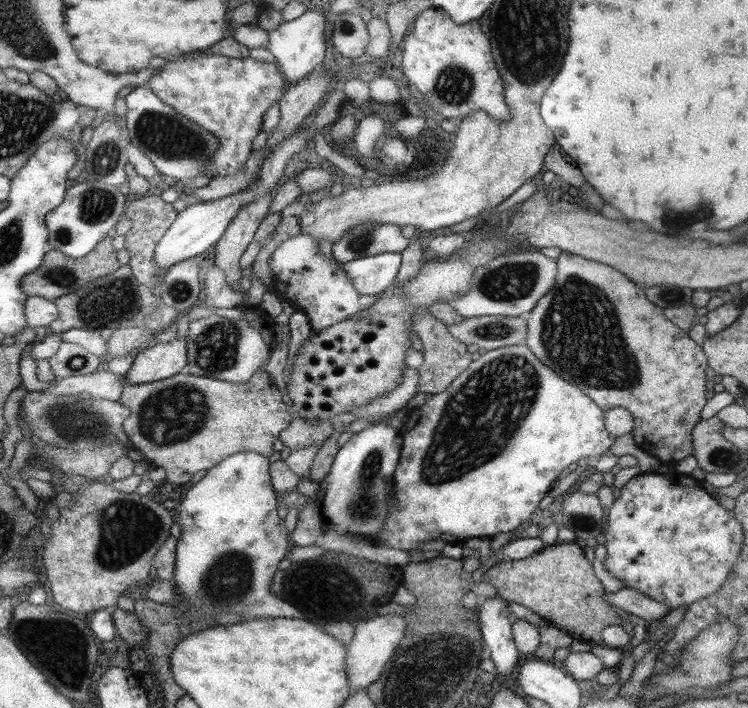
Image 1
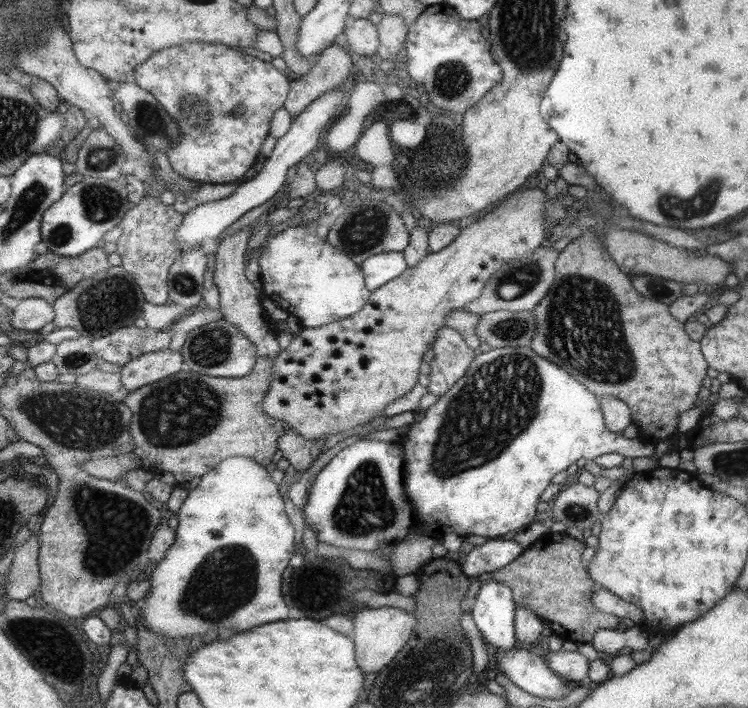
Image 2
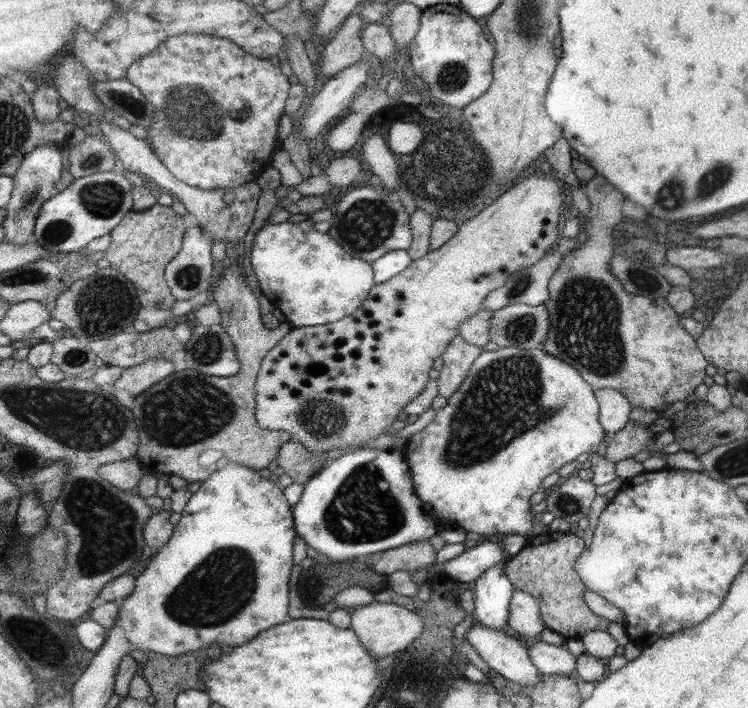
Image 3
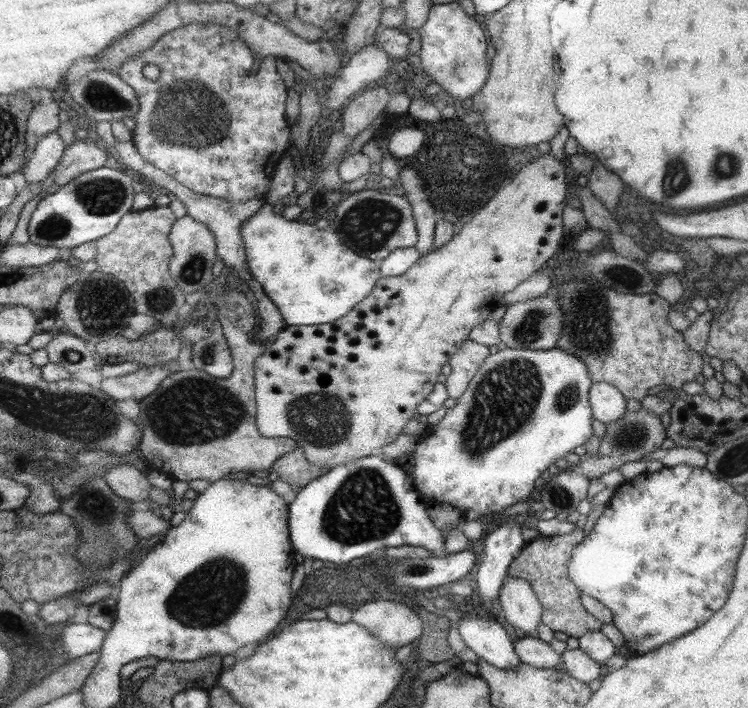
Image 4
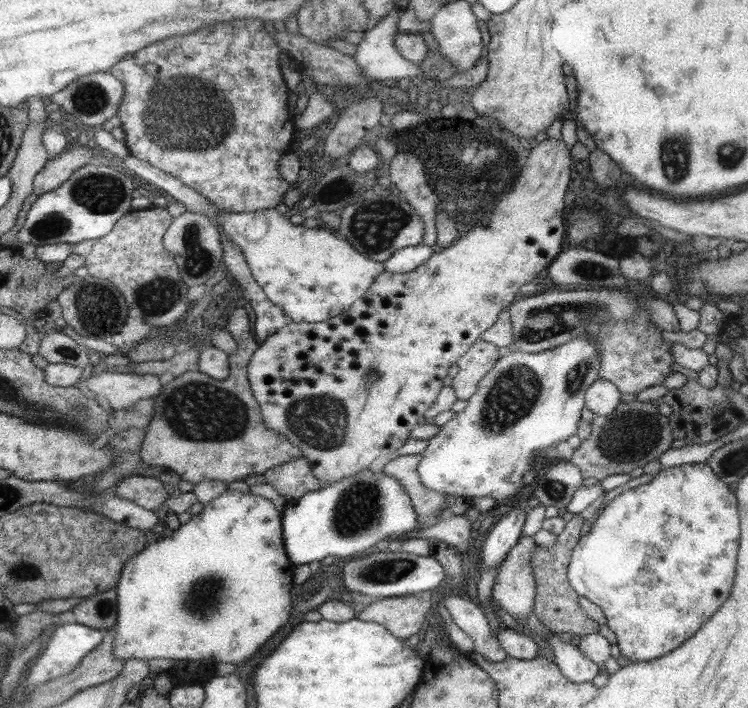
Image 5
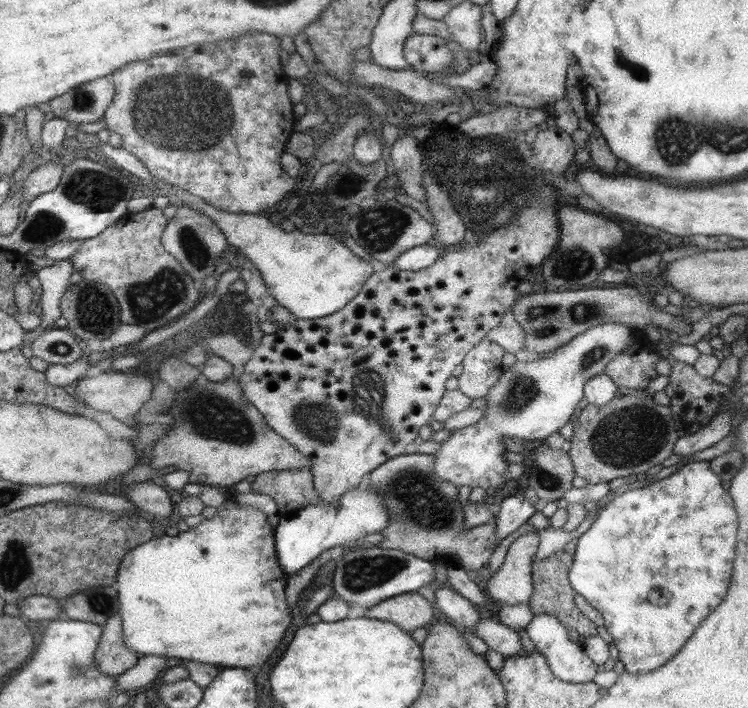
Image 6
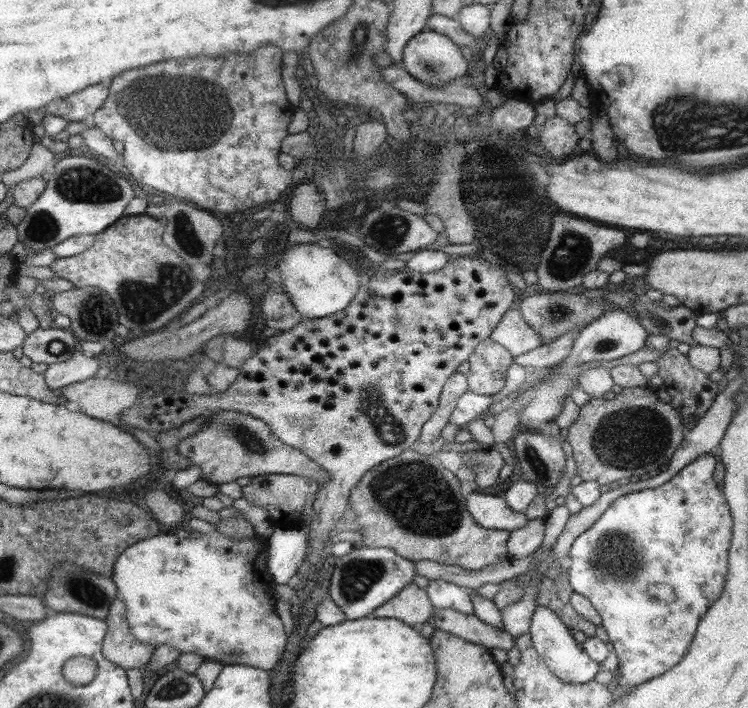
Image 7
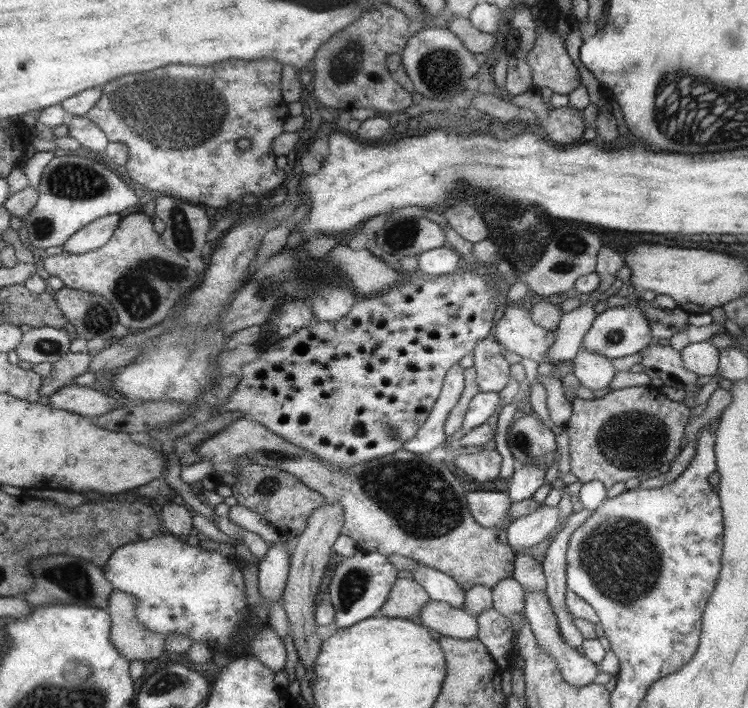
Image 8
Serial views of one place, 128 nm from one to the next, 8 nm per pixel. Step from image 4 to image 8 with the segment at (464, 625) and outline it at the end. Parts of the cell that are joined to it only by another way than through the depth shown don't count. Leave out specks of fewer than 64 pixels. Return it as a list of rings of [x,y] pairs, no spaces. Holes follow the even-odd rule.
[[[421,564],[411,570],[411,574],[415,583],[425,589],[431,601],[447,603],[453,608],[461,609],[464,590],[450,576]]]

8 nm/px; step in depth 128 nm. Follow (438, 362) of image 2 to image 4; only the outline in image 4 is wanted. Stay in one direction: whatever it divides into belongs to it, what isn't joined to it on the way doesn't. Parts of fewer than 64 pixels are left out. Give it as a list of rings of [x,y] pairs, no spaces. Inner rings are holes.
[[[470,339],[463,343],[460,350],[455,351],[454,358],[451,358],[449,366],[451,373],[446,376],[445,387],[451,399],[459,399],[466,390],[467,384],[476,374],[477,368],[489,357],[488,346],[483,346]]]

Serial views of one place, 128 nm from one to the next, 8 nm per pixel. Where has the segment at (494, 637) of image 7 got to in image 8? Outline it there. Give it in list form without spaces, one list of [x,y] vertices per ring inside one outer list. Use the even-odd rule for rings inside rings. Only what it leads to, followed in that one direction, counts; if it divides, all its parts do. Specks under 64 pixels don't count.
[[[429,601],[419,611],[419,623],[441,636],[469,640],[476,638],[477,623],[475,617],[463,609],[453,608],[447,603]]]

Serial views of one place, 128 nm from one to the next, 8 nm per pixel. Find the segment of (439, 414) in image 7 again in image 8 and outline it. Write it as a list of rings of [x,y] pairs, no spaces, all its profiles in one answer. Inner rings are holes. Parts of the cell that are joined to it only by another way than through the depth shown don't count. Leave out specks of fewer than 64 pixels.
[[[455,364],[442,381],[442,391],[434,403],[433,410],[427,415],[426,422],[418,429],[414,439],[403,444],[403,449],[415,454],[427,455],[431,450],[446,444],[443,422],[455,406],[463,392],[463,369]]]

